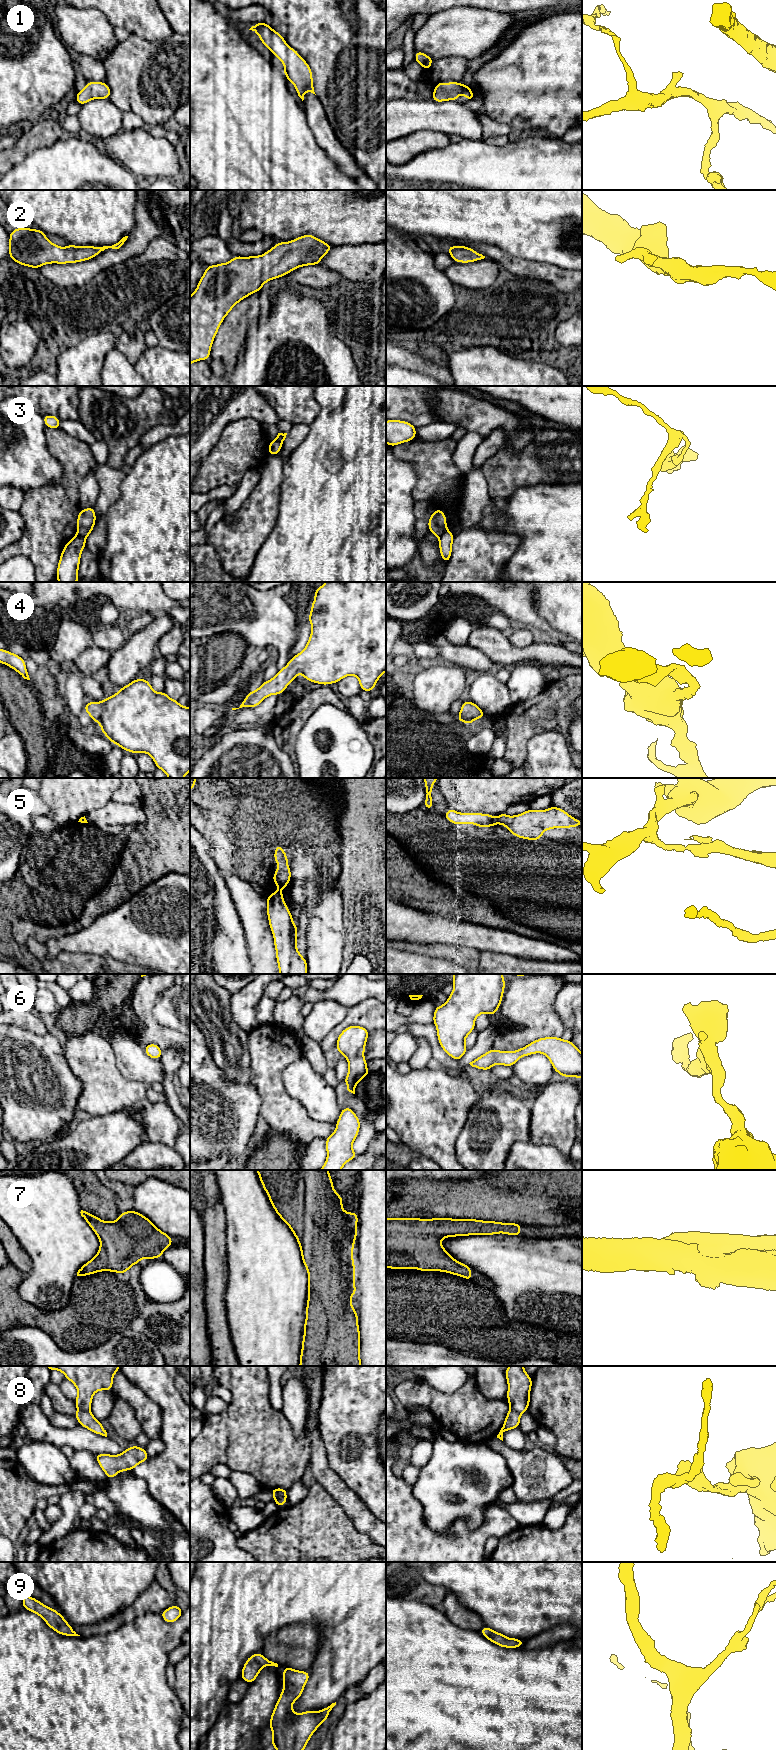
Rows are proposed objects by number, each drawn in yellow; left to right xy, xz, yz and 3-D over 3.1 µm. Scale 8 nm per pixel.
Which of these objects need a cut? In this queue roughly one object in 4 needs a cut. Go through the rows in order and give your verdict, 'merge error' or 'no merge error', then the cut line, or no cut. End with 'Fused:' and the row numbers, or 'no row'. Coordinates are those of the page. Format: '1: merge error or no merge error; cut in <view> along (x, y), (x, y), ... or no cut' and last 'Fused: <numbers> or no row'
1: no merge error; no cut
2: no merge error; no cut
3: merge error; cut in xy along (77, 533), (85, 538)
4: no merge error; no cut
5: merge error; cut in yz along (496, 818), (497, 822)
6: no merge error; no cut
7: no merge error; no cut
8: merge error; cut in xy along (78, 1409), (89, 1410)
9: no merge error; no cut
Fused: 3, 5, 8

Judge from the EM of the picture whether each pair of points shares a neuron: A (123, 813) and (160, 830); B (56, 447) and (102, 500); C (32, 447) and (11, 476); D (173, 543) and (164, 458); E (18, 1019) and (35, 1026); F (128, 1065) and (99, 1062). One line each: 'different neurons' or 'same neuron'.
A: different neurons
B: different neurons
C: same neuron
D: same neuron
E: same neuron
F: different neurons

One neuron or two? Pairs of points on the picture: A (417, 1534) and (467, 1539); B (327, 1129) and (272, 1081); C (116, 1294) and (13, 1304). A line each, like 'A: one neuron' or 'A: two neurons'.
A: one neuron
B: one neuron
C: one neuron

